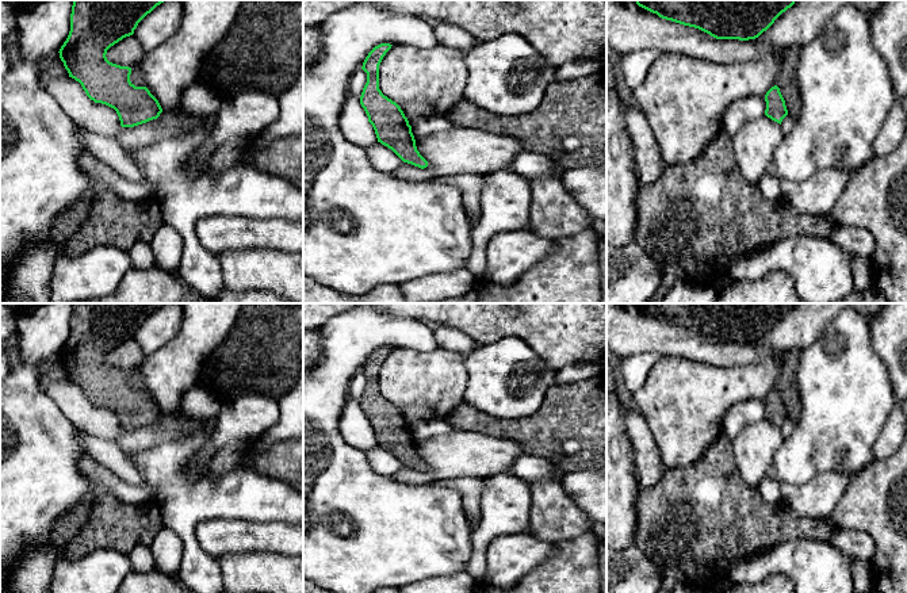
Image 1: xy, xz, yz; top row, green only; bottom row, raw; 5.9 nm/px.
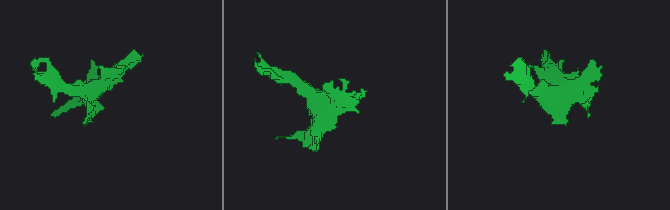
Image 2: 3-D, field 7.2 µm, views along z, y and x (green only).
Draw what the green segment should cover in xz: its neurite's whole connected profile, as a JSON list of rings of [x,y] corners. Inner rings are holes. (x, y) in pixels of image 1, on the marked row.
[[[380,43],[366,57],[361,69],[367,73],[367,83],[360,104],[375,130],[378,142],[391,149],[403,162],[424,169],[428,161],[417,150],[407,118],[401,107],[379,89],[379,65],[391,46]]]

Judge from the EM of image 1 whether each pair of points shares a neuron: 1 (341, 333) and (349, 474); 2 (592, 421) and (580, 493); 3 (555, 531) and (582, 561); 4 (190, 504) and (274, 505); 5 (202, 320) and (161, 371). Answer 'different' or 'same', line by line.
1: same
2: different
3: different
4: same
5: same

